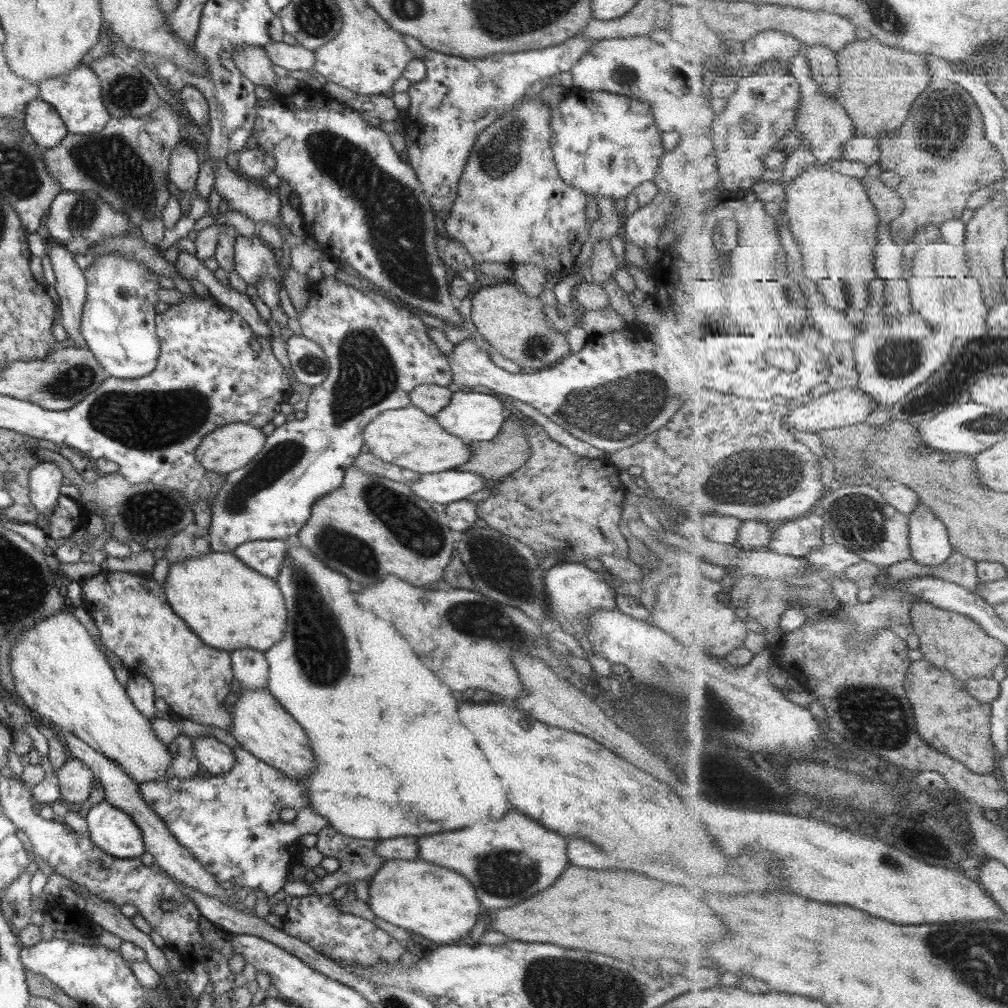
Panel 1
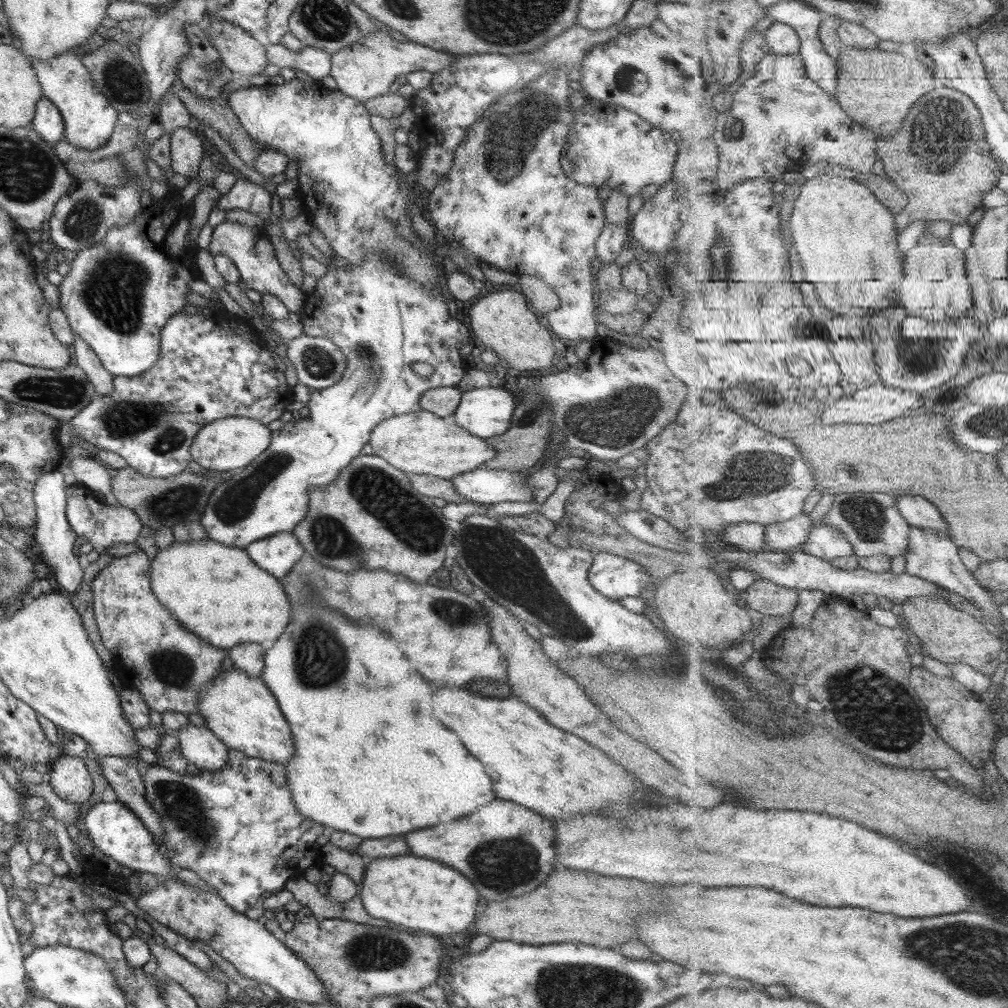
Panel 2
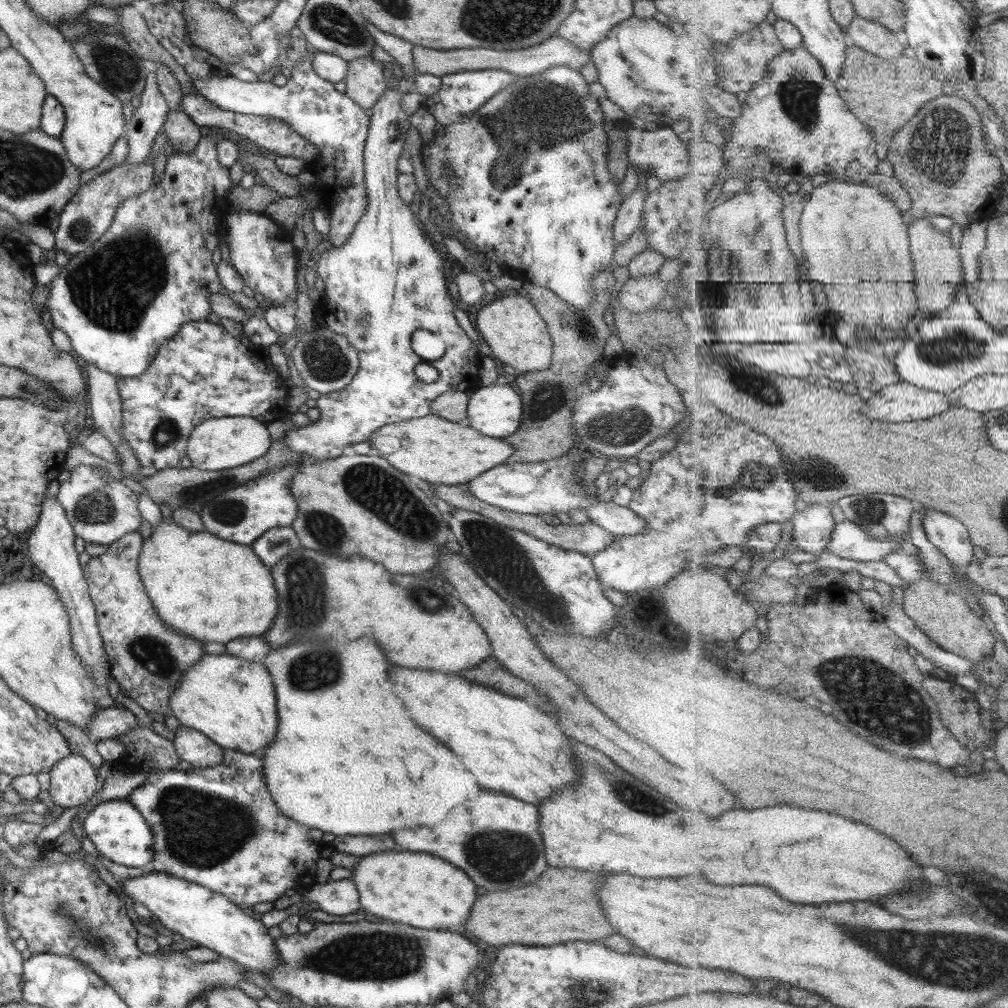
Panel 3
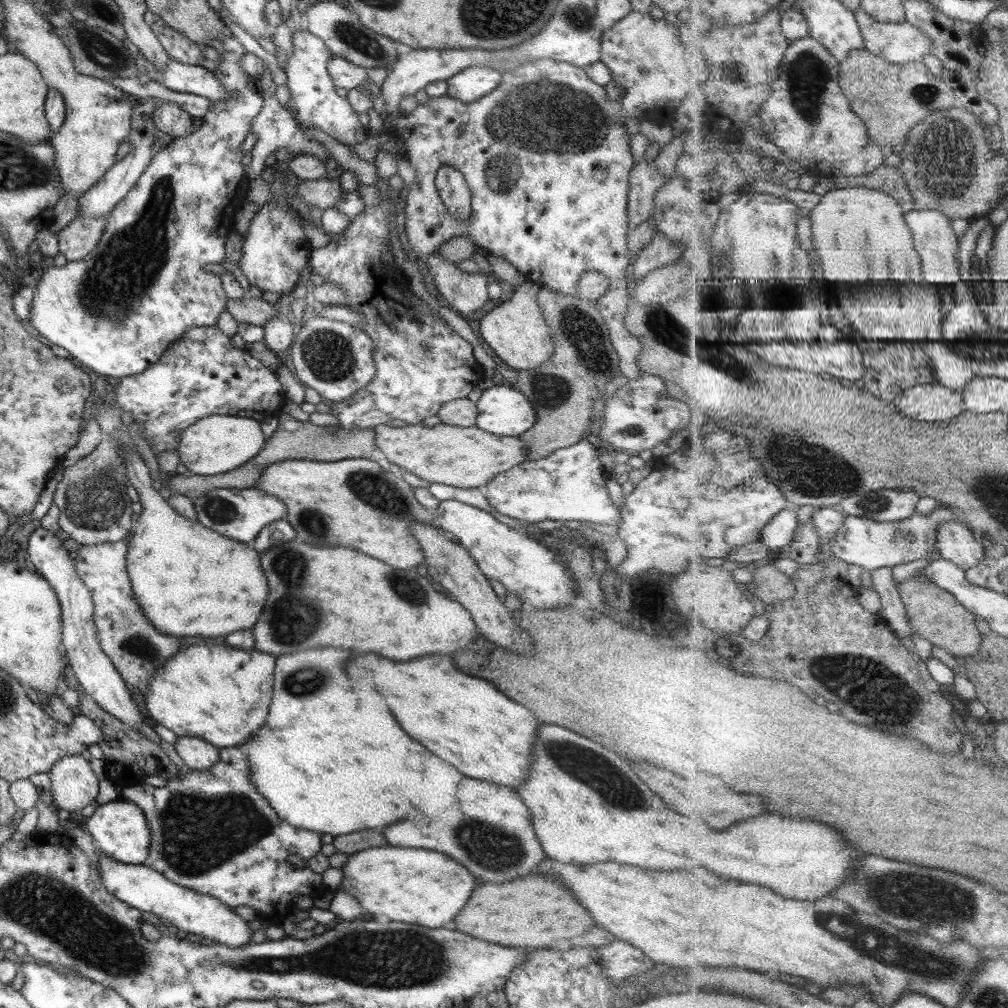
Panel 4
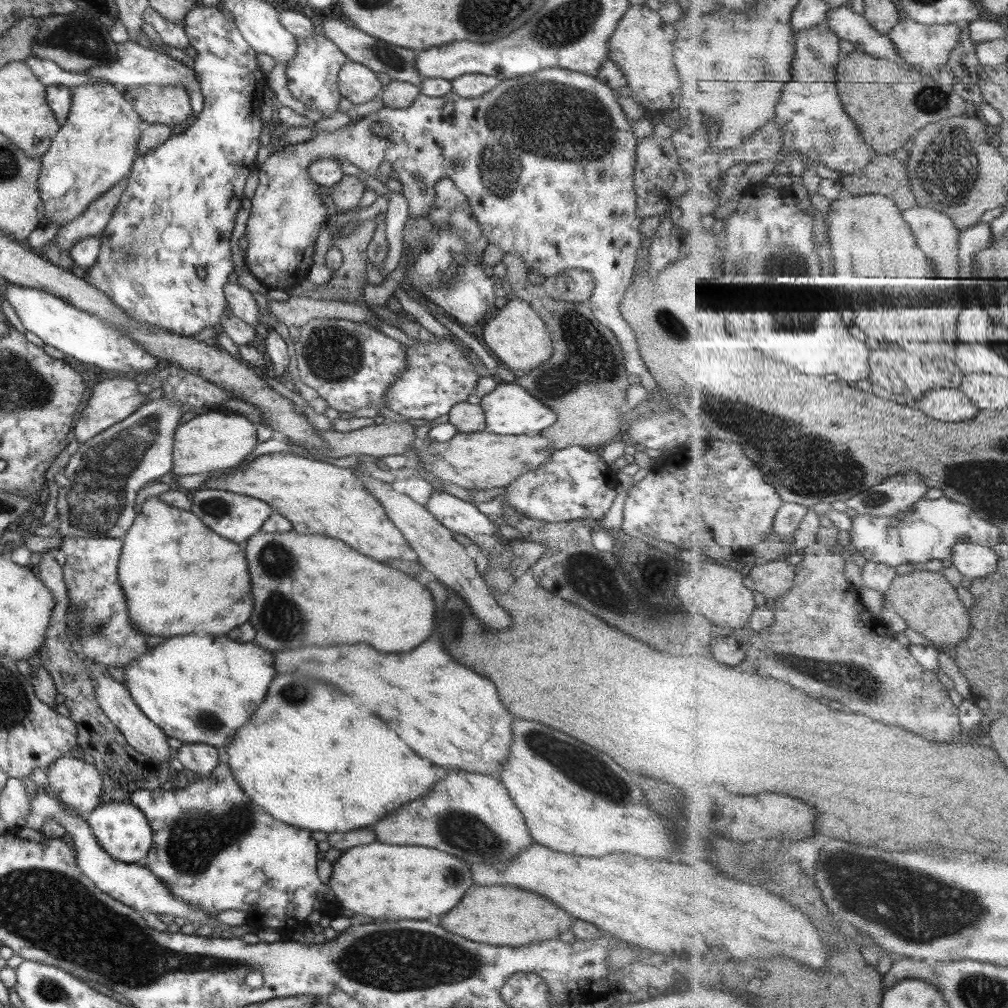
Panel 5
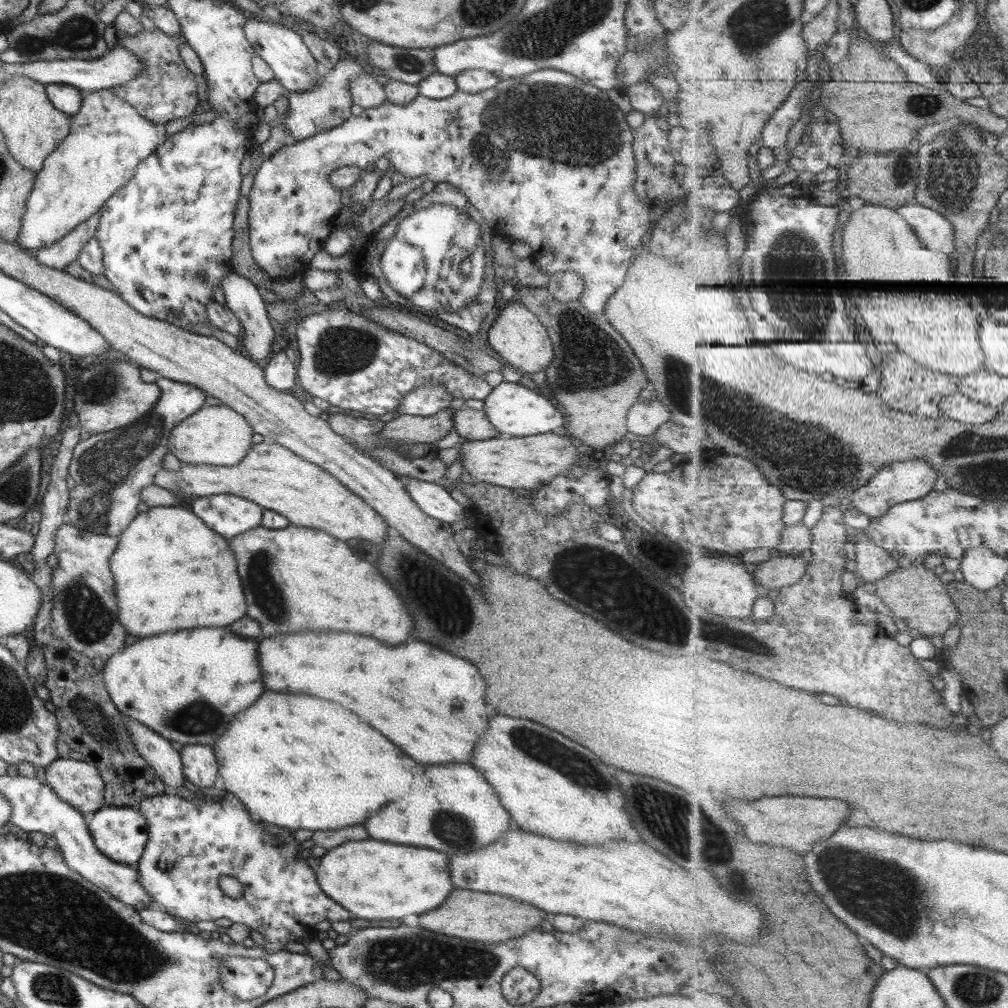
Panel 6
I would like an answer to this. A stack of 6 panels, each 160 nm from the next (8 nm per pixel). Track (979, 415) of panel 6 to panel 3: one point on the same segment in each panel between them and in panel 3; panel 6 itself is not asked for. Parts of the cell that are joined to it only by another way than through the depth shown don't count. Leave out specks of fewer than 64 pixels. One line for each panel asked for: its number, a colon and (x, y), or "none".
3: (902, 402)
4: (928, 402)
5: (950, 405)

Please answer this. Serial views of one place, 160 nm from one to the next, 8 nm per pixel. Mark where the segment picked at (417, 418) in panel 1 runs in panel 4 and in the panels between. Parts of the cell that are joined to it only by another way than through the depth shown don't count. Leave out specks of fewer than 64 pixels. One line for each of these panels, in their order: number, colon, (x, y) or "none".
2: (419, 442)
3: (437, 451)
4: (462, 457)

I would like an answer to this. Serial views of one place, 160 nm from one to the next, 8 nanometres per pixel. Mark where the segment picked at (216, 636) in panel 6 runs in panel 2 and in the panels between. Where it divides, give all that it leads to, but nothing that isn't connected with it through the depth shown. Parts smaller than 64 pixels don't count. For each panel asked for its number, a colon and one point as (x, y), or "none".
2: (239, 710)
3: (231, 701)
4: (219, 694)
5: (199, 690)

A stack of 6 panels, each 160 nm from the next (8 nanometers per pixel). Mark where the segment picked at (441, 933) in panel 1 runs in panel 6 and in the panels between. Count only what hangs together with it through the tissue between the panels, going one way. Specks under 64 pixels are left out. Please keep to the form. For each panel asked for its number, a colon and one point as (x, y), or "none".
2: (424, 895)
3: (413, 888)
4: (425, 888)
5: (412, 882)
6: (371, 879)

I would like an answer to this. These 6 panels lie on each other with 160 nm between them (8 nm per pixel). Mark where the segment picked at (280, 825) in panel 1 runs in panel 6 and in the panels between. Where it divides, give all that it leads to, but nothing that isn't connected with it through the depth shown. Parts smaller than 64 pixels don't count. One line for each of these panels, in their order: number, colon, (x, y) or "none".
2: (237, 828)
3: (217, 827)
4: (210, 831)
5: (211, 847)
6: (211, 837)

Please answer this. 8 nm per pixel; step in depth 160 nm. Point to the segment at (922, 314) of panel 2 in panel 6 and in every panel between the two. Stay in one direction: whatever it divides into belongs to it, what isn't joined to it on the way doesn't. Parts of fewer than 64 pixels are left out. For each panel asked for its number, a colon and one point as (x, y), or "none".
3: (939, 270)
4: (934, 238)
5: (936, 233)
6: (937, 232)

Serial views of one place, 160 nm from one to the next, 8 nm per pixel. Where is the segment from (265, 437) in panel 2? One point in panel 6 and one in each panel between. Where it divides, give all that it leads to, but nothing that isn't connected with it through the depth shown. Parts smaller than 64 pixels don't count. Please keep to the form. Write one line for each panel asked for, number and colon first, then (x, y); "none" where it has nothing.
3: (227, 442)
4: (215, 444)
5: (216, 440)
6: (216, 435)

